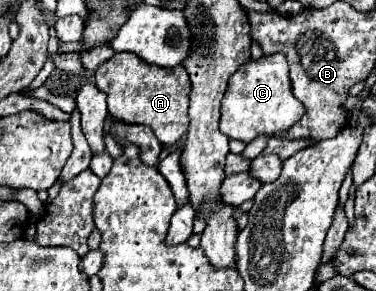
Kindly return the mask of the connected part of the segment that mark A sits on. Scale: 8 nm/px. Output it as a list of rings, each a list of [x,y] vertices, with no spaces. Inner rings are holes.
[[[115,53],[95,71],[95,85],[107,95],[109,115],[125,123],[141,123],[151,127],[163,145],[173,145],[179,141],[189,127],[187,107],[191,83],[183,65],[163,69],[143,63],[143,59],[135,53]]]

